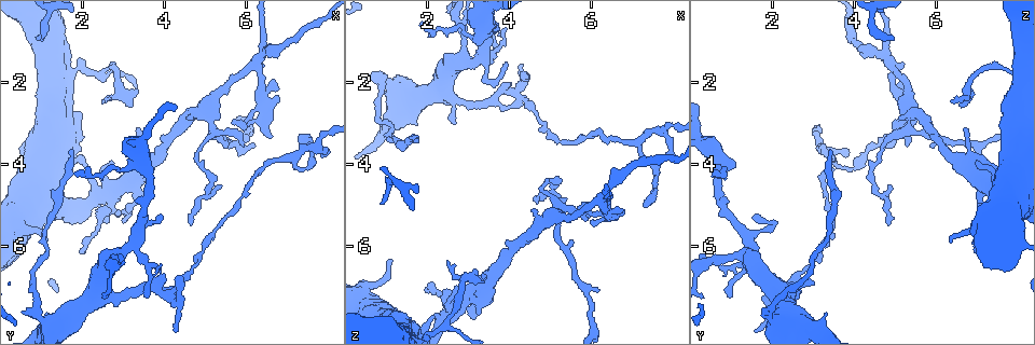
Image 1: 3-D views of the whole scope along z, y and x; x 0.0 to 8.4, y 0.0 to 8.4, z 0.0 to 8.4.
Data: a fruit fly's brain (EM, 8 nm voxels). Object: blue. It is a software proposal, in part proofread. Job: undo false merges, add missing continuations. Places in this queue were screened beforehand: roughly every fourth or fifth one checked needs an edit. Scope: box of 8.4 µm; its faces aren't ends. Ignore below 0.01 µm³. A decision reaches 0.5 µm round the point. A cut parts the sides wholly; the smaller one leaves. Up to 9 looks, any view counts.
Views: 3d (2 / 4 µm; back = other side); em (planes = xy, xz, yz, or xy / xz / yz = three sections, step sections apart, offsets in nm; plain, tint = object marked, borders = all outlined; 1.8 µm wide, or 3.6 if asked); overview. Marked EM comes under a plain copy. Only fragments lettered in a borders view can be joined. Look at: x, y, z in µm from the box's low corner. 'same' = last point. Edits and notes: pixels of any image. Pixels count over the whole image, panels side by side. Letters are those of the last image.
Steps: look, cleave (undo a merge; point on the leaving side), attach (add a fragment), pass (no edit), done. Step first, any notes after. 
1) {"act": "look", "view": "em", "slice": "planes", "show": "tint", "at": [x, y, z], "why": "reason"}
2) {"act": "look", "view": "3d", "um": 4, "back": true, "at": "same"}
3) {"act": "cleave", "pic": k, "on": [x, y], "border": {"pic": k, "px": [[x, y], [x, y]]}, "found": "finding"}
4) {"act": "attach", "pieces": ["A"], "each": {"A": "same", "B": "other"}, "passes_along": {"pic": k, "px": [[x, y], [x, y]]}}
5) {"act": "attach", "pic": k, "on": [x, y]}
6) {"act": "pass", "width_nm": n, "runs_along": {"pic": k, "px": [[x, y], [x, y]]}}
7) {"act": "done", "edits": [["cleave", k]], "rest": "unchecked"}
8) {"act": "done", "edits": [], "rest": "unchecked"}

{"act": "look", "view": "em", "slice": "planes", "show": "tint", "at": [7.10, 3.90, 3.55], "why": "three-way junction"}

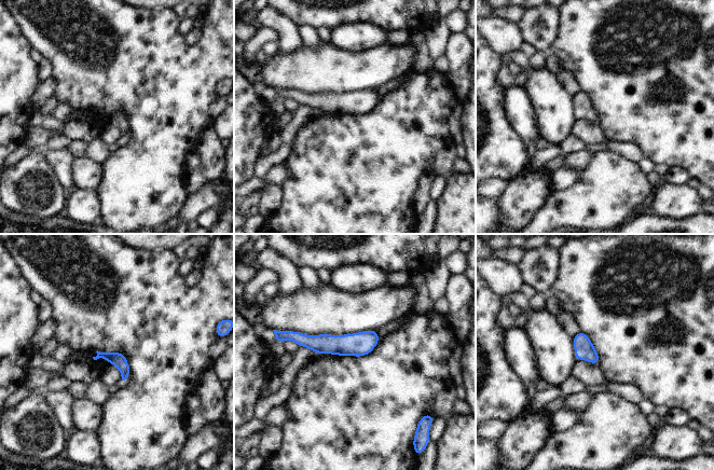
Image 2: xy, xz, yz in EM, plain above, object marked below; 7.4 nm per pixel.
{"act": "look", "view": "em", "slice": "planes", "show": "borders", "at": "same", "why": "see the neighbours"}

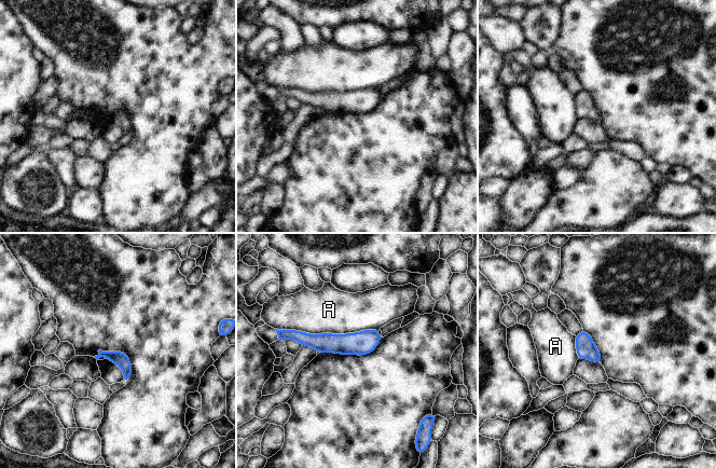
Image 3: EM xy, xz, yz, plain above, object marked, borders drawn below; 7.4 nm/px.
{"act": "pass", "longest_contact_nm": ["A", 700], "each": {"A": "other"}, "runs_along": {"pic": 3, "px": [[295, 334], [315, 342], [377, 339]]}, "found": "one cell here"}

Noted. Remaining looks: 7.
{"act": "look", "view": "em", "slice": "yz", "step": 4, "show": "tint", "at": [2.30, 7.35, 2.25]}

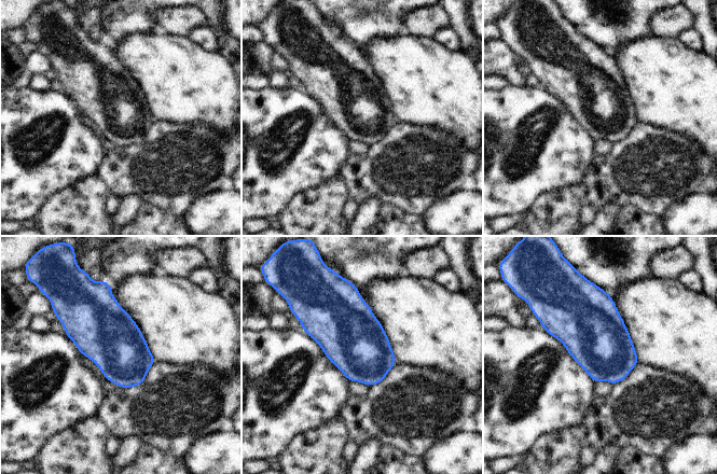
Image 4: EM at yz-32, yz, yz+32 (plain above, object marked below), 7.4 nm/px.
{"act": "look", "view": "em", "slice": "xz", "step": 4, "show": "borders", "at": "same", "why": "cut it another way"}

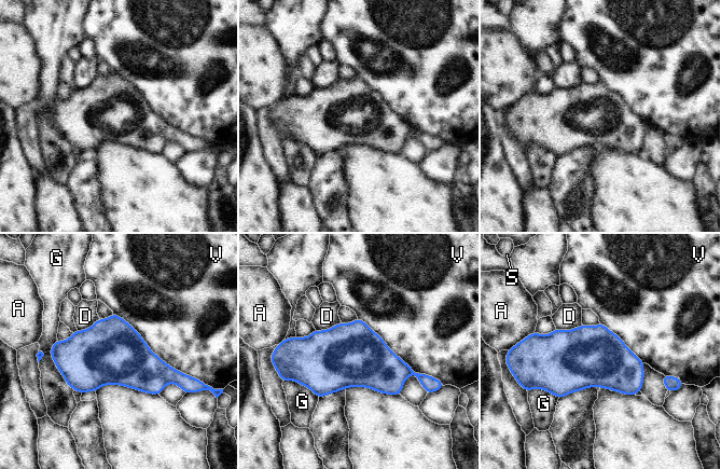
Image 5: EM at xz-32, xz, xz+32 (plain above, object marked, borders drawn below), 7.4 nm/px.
{"act": "pass", "each": {"A": "other", "D": "other", "G": "other", "S": "other", "V": "other"}, "found": "one cell here"}

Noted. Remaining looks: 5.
{"act": "look", "view": "em", "um": 3.6, "slice": "planes", "show": "borders", "at": [4.15, 7.20, 2.25], "why": "arms part here"}

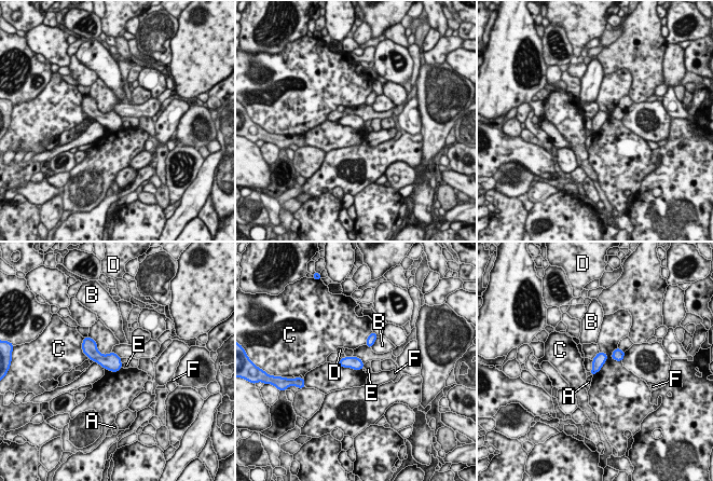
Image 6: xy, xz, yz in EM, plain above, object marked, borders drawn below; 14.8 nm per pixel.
{"act": "pass", "each": {"A": "other", "B": "other", "C": "other", "D": "other", "E": "other", "F": "other"}, "border": {"pic": 6, "px": [[121, 363], [123, 367]]}, "found": "all the same cell"}

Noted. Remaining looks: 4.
{"act": "look", "view": "em", "slice": "xz", "step": 16, "show": "borders", "at": [5.40, 4.55, 4.80], "why": "tapers out"}

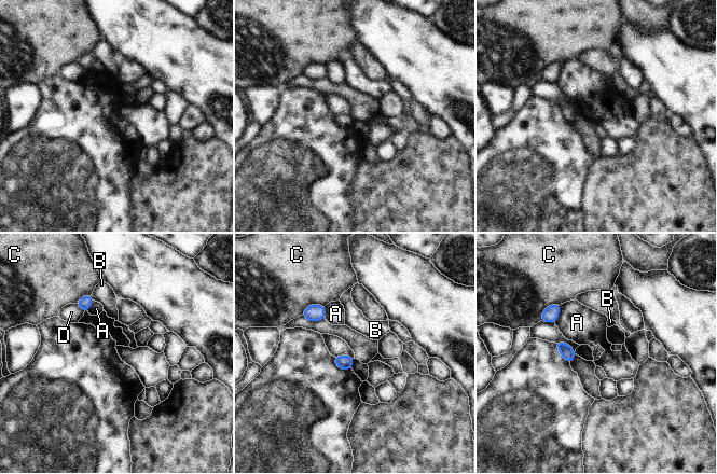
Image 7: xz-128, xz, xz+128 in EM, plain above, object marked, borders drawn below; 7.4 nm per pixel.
{"act": "look", "view": "em", "slice": "planes", "show": "borders", "at": "same"}

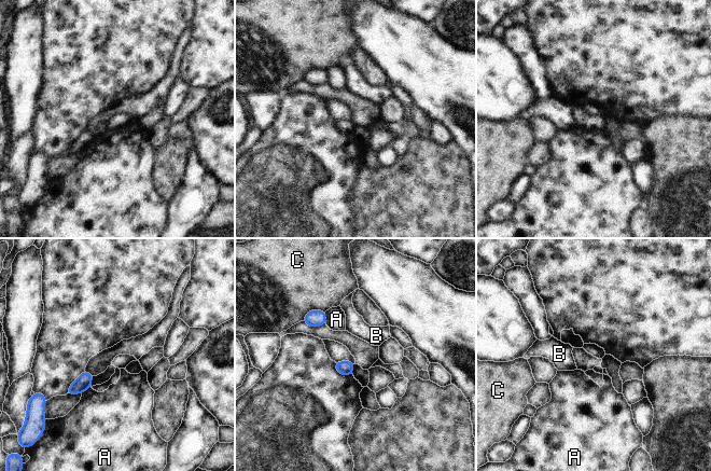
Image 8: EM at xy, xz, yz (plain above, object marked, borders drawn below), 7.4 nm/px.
{"act": "pass", "each": {"A": "other", "B": "other", "C": "other"}, "border": {"pic": 8, "px": [[324, 312], [326, 323]]}, "found": "none of them fits"}

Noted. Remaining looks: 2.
{"act": "done", "edits": [], "rest": "unchecked"}

